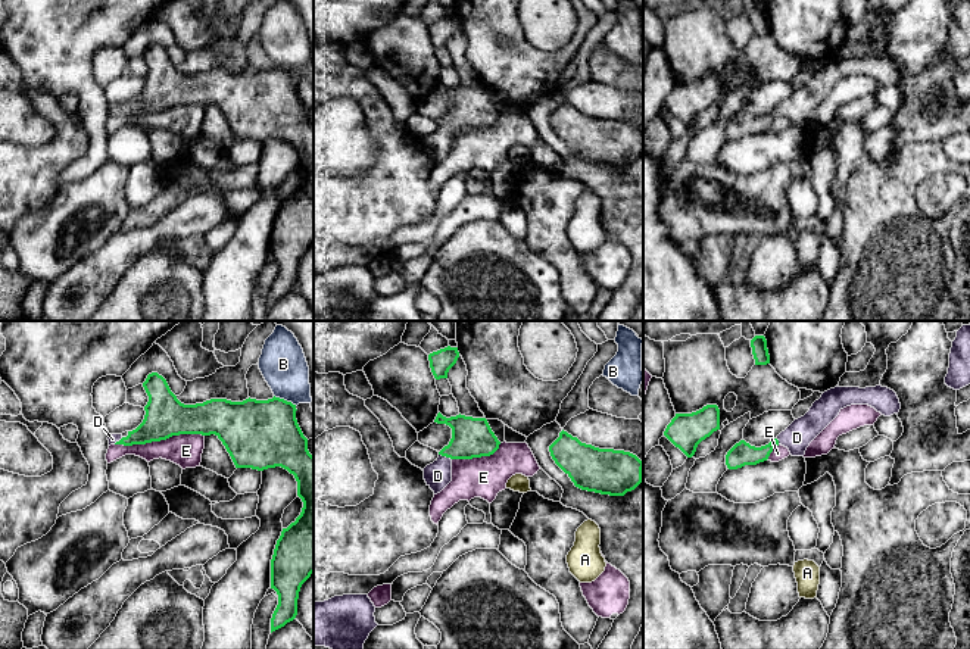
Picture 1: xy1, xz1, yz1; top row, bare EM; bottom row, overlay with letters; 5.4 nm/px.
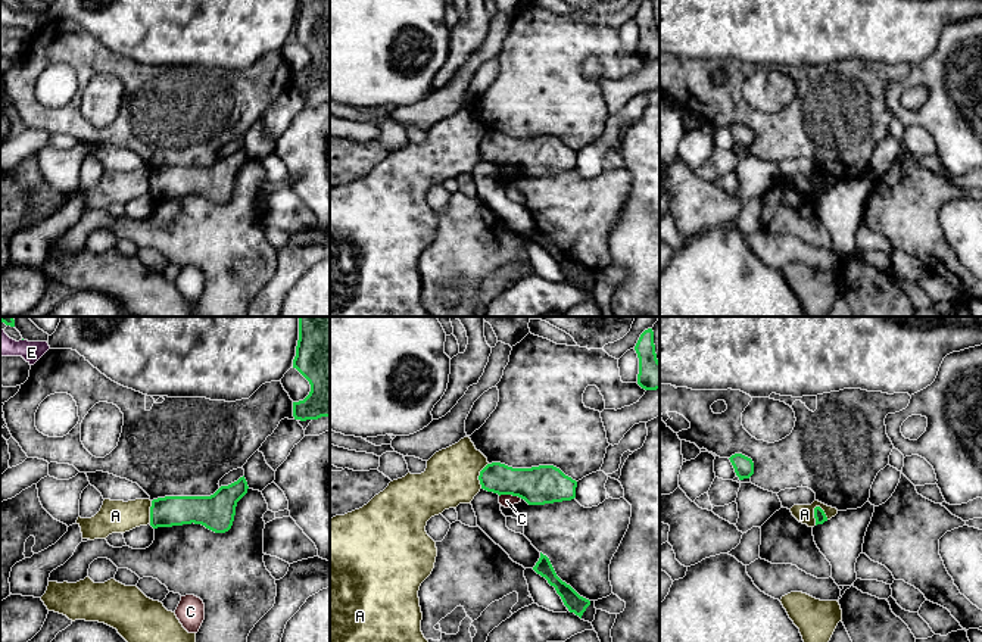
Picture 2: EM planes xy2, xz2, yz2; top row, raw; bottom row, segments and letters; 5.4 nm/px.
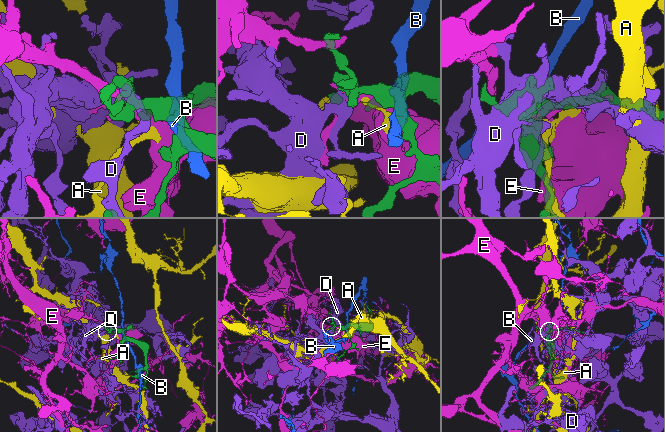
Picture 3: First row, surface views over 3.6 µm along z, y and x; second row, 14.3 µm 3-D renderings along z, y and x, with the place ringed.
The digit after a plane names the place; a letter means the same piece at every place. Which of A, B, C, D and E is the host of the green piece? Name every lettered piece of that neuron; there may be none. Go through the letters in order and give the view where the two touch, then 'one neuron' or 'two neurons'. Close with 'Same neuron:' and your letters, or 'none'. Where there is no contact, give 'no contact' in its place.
A: yz2 | two neurons
B: xy1 | two neurons
C: xz2 | two neurons
D: xz1 | one neuron
E: xy1 | two neurons
Same neuron: D

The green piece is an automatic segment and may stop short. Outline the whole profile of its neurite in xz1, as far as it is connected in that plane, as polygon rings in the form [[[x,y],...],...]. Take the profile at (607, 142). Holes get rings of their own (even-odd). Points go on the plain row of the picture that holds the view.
[[[564,100],[549,116],[549,122],[555,134],[581,160],[624,166],[643,152],[643,132],[636,125],[581,113]]]

